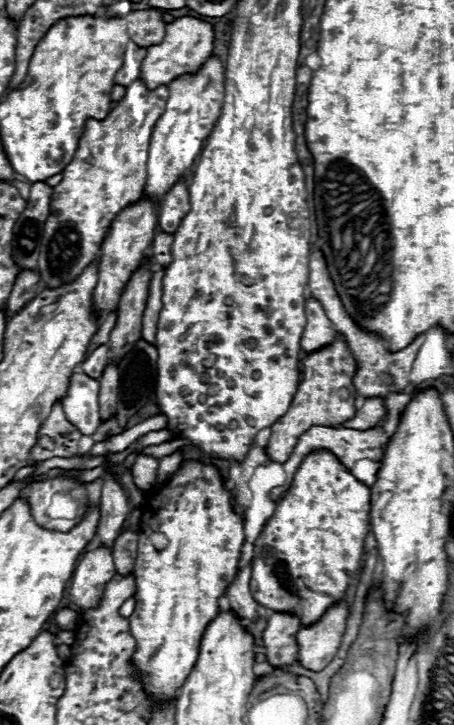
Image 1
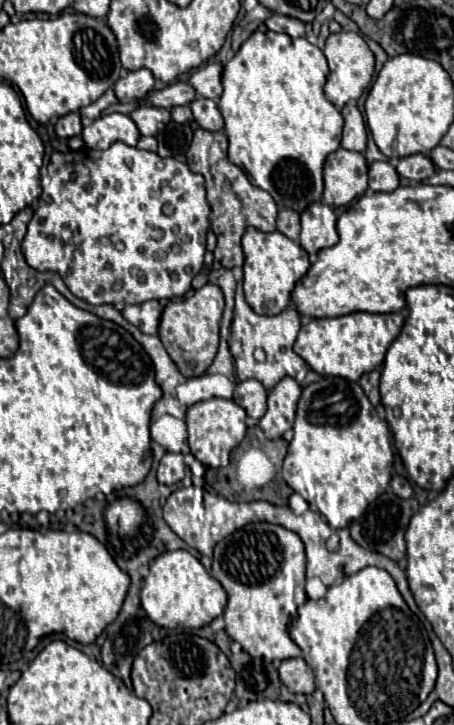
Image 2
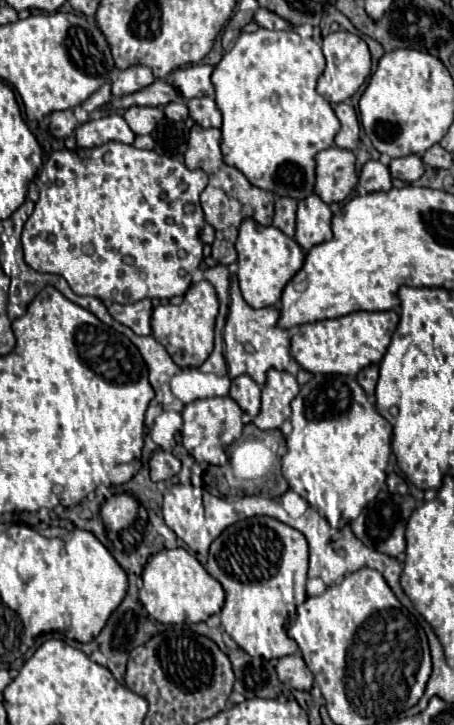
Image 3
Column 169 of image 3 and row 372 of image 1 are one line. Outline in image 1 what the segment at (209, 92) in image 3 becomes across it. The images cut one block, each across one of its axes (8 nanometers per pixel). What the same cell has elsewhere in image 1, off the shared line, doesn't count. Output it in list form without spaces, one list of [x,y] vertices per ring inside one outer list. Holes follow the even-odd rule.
[[[76,372],[70,378],[68,394],[60,400],[66,418],[82,432],[84,436],[92,436],[100,426],[100,404],[98,404],[98,388],[100,382]]]

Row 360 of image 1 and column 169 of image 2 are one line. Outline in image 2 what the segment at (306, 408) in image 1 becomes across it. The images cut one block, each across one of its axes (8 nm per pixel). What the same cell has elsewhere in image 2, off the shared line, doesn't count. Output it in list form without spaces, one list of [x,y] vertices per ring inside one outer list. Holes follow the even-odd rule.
[[[204,284],[190,298],[182,302],[168,302],[162,308],[158,336],[164,348],[168,350],[170,358],[186,378],[202,376],[204,370],[212,364],[218,348],[218,338],[220,338],[218,330],[220,330],[222,310],[224,310],[224,296],[212,284]]]

